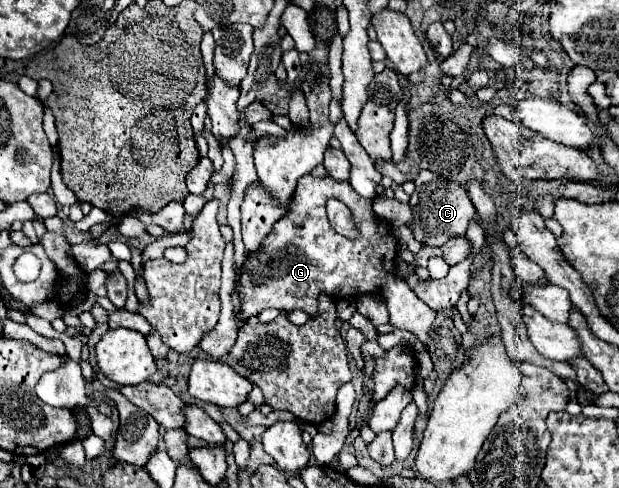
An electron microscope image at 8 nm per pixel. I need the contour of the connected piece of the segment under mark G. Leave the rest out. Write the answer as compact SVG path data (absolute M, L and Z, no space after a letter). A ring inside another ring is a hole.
M329 175L301 177L293 193L289 215L273 225L269 237L263 239L259 257L257 253L247 253L247 265L243 265L243 277L239 277L239 293L243 293L243 321L265 309L303 309L307 315L315 317L321 293L329 293L331 299L339 301L381 291L389 311L389 323L397 329L415 333L423 343L427 343L431 339L429 333L437 313L427 307L403 279L397 277L397 239L391 225L383 219L379 221L371 205L373 201L361 197L349 181L335 181ZM327 199L339 199L351 209L361 233L357 241L335 233L329 225L325 213ZM257 265L265 271L275 269L279 275L255 279L253 271L257 271Z

